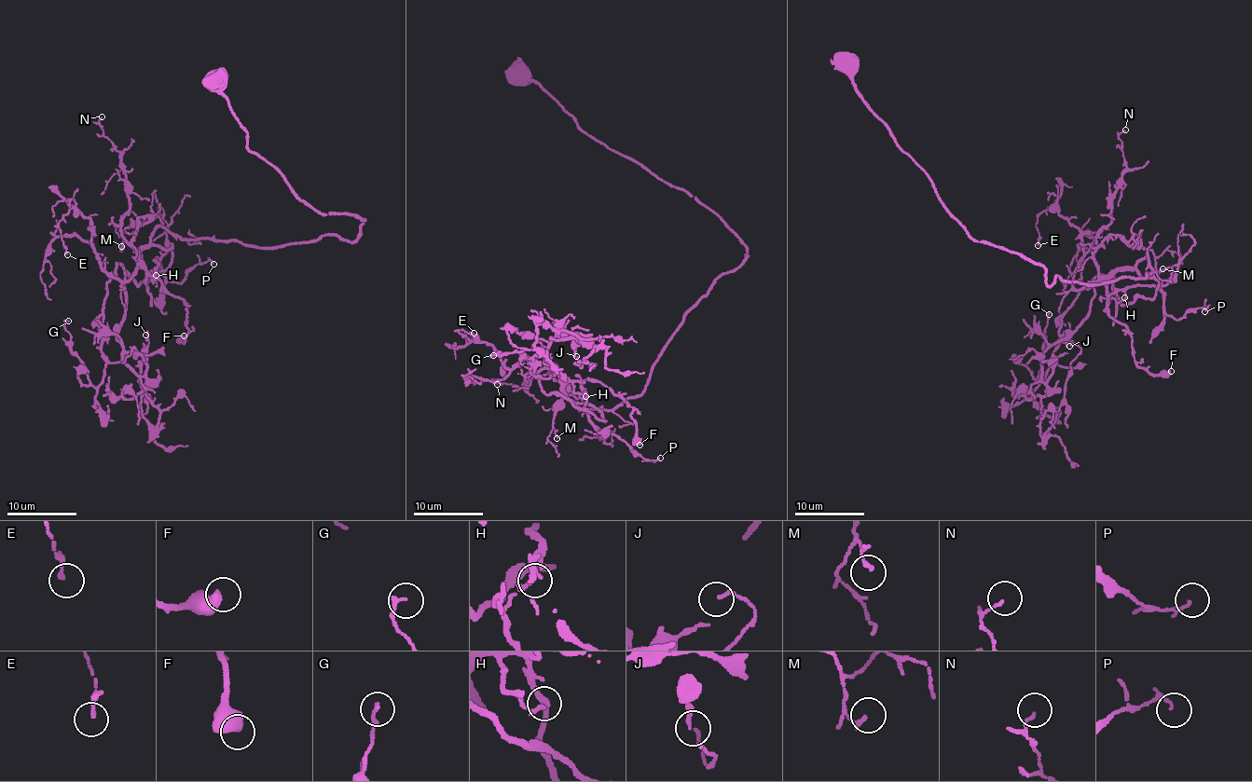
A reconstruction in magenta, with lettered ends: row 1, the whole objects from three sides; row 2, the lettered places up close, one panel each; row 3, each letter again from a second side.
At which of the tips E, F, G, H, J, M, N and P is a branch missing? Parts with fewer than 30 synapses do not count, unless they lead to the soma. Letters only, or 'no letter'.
no letter

